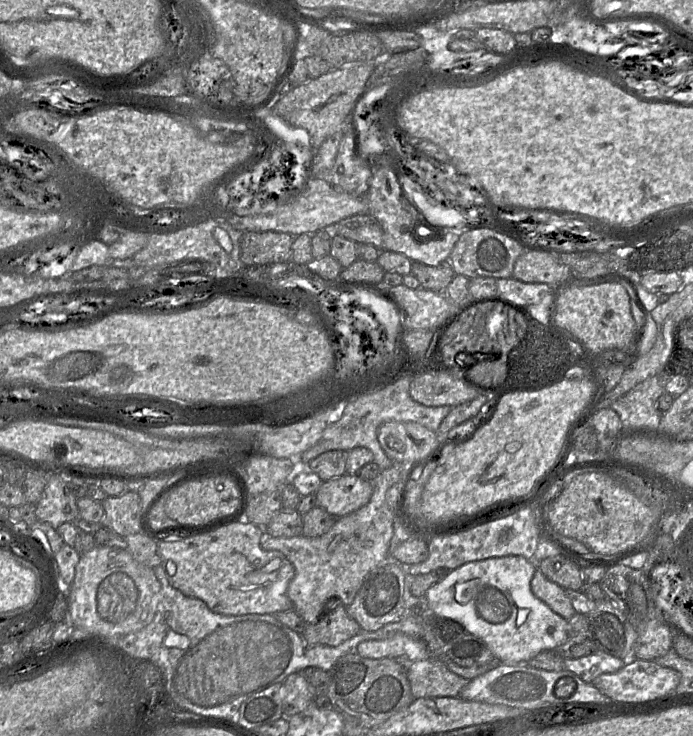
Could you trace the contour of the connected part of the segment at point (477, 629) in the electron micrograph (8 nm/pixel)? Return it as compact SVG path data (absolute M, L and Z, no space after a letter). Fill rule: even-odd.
M503 556L468 562L452 570L442 581L425 593L430 610L437 616L453 619L466 631L482 639L500 664L527 664L543 650L554 650L568 639L567 621L556 614L531 591L537 563L523 556Z

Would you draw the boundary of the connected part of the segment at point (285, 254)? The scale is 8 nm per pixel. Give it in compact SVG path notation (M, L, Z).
M244 232L240 259L246 266L288 262L291 260L293 241L294 236L289 233Z

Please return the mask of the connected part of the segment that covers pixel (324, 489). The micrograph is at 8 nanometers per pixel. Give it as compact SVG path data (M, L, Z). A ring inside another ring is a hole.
M344 474L322 483L315 493L316 507L326 510L335 518L343 517L365 506L373 490L373 482L357 475Z

